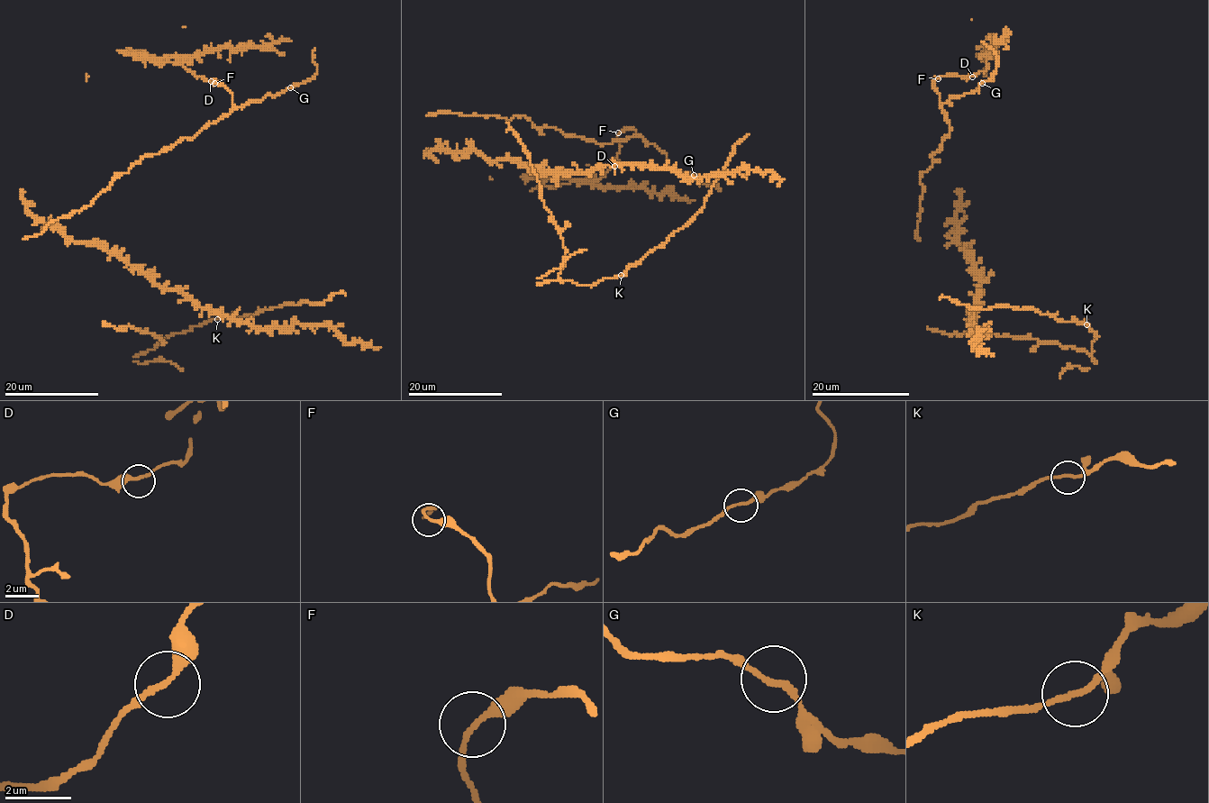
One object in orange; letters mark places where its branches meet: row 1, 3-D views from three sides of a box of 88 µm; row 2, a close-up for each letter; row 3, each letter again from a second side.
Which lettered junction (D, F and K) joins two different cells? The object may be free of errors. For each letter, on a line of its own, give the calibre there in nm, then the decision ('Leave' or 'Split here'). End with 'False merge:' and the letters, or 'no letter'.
D: Thickness 190 nm. Leave
F: Thickness 180 nm. Leave
K: Thickness 170 nm. Leave
False merge: no letter

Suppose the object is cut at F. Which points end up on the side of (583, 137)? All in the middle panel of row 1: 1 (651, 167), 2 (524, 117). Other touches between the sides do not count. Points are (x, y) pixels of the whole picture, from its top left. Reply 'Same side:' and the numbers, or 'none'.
Same side: none

